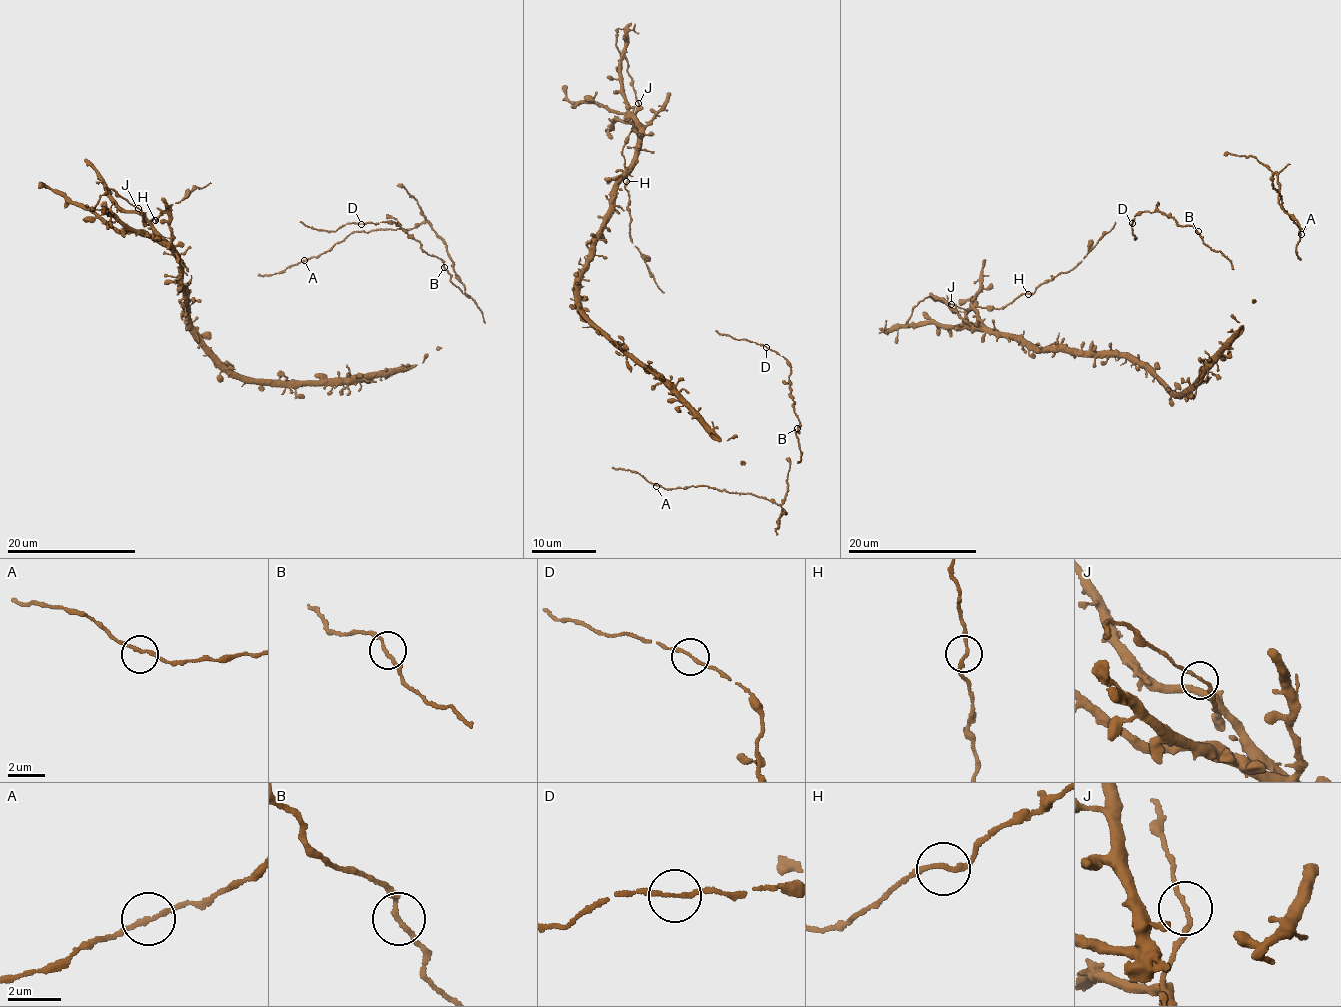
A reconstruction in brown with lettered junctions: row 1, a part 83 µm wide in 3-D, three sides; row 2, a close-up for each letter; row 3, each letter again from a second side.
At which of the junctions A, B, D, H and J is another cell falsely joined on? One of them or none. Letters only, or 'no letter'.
no letter

